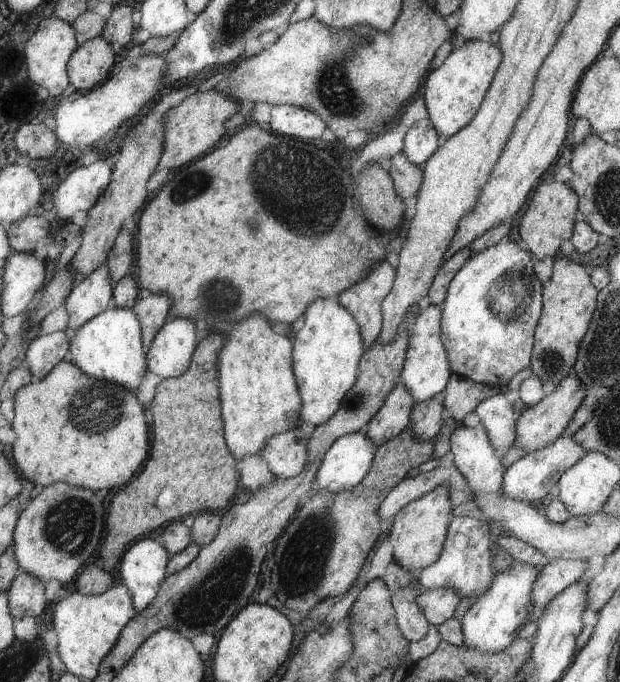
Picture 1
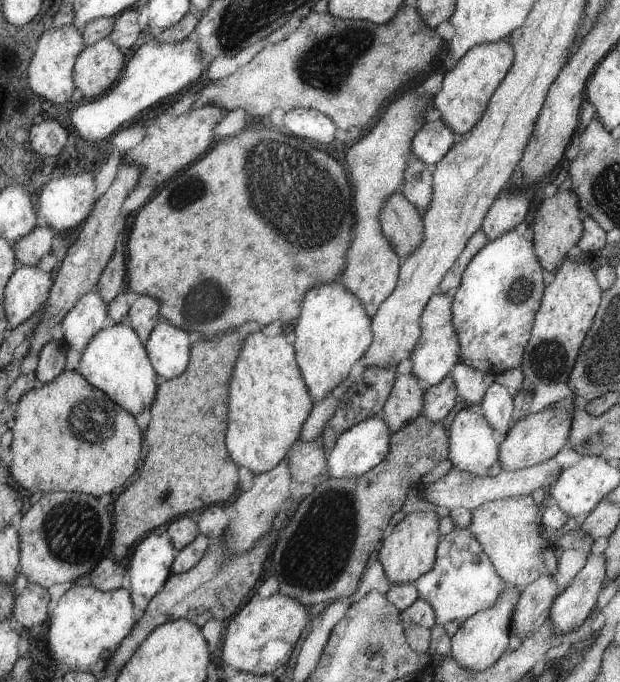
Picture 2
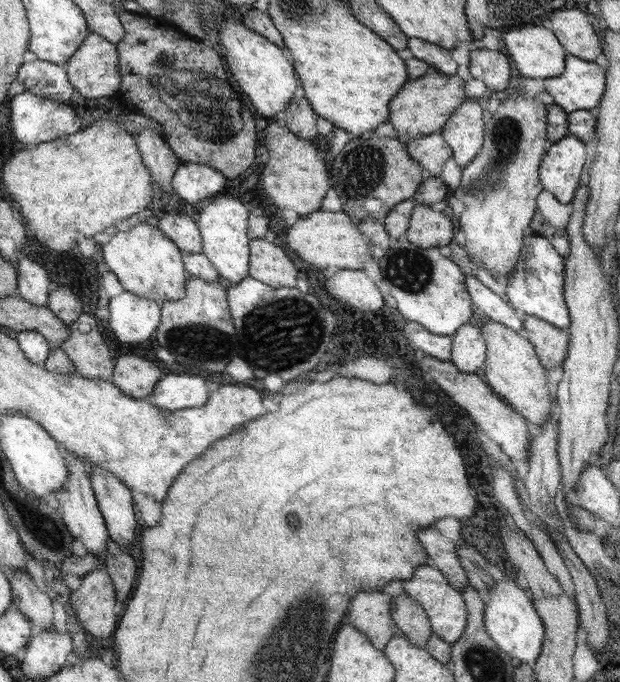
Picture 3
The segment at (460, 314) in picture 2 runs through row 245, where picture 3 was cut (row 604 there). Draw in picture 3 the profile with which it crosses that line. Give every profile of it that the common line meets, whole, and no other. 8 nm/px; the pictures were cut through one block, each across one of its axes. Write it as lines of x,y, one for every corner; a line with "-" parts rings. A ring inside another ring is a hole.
504,573
503,580
494,582
494,588
490,590
488,598
484,598
484,603
486,603
484,621
487,633
497,642
498,648
511,659
515,658
532,666
542,656
540,648
542,648
542,640
546,638
542,620
536,614
526,592
518,588
518,584

